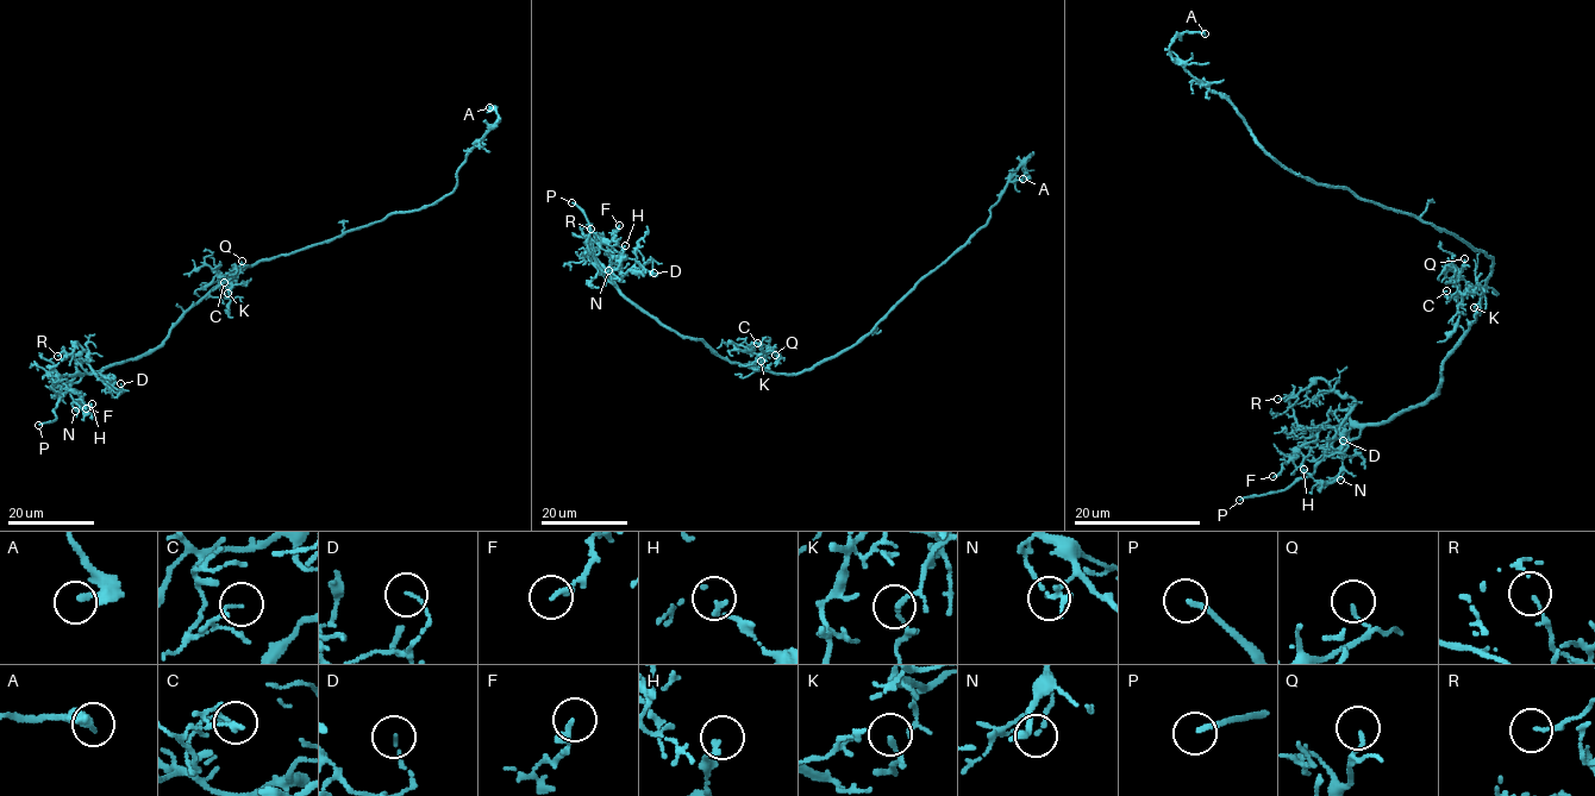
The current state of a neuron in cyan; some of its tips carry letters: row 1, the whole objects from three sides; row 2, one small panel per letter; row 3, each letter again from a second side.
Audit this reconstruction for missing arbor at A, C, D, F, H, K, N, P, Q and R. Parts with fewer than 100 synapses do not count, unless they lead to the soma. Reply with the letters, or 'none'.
P

